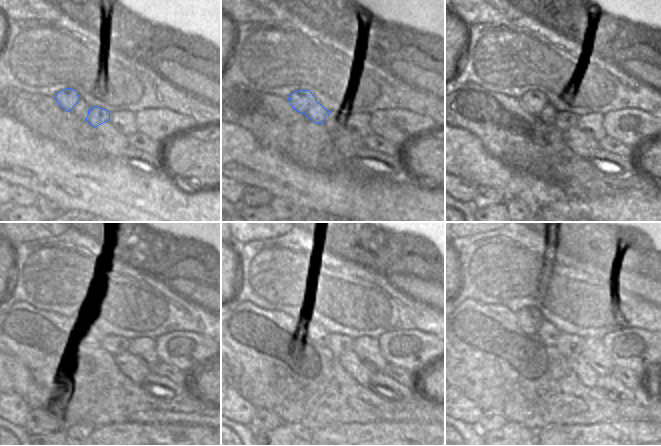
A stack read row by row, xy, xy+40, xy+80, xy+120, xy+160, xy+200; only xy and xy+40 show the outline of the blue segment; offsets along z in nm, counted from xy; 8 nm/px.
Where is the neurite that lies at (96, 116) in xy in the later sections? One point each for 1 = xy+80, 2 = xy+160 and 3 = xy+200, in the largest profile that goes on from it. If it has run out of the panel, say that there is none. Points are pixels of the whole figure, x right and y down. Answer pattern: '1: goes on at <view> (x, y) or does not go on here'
1: goes on at xy+80 (533, 101)
2: goes on at xy+160 (312, 325)
3: goes on at xy+200 (545, 330)

